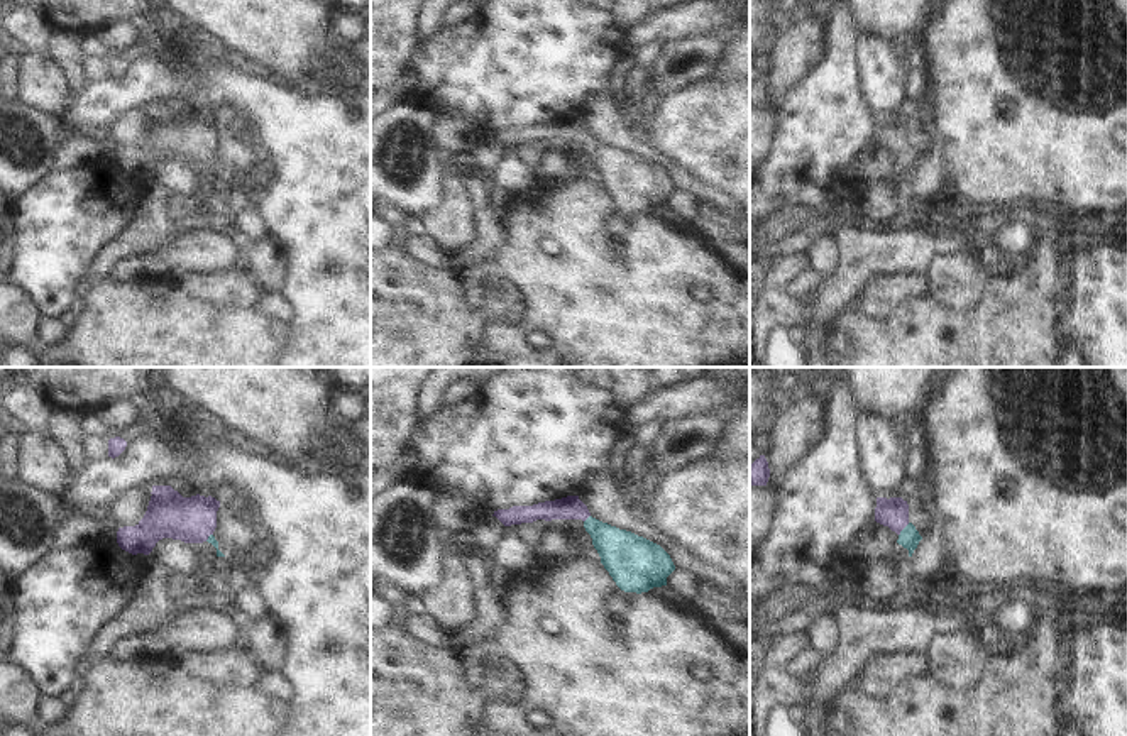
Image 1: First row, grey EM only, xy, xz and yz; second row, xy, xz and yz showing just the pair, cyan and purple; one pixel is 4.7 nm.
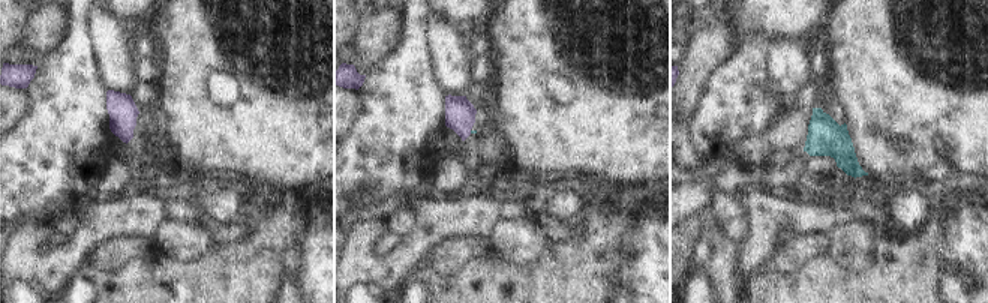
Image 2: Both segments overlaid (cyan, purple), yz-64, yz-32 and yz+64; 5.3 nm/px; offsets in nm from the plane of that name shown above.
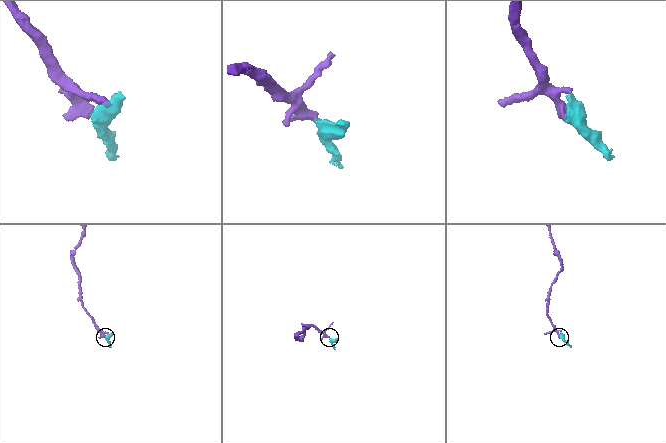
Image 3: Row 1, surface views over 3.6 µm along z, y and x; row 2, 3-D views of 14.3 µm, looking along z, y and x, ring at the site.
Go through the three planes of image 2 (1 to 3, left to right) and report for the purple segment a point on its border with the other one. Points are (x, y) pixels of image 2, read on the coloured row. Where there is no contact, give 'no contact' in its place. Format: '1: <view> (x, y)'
1: no contact
2: no contact
3: no contact

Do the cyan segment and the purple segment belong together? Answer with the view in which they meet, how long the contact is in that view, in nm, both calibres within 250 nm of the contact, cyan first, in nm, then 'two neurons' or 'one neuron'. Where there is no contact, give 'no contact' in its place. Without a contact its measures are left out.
contact in yz; length 80 nm; calibres 100 and 140 nm; one neuron

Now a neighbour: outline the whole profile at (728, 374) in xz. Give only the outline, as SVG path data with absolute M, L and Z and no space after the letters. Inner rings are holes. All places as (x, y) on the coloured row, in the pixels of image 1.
M707 367L706 372L714 381L736 381L739 377L750 377L750 367Z

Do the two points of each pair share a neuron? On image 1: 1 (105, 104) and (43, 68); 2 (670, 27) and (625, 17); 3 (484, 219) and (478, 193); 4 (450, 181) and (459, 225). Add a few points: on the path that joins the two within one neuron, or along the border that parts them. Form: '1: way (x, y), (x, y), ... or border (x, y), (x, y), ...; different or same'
1: border (71, 92), (66, 109), (58, 120); different
2: border (647, 17), (625, 31); different
3: border (489, 207), (474, 210); different
4: way (454, 192), (454, 215); same

